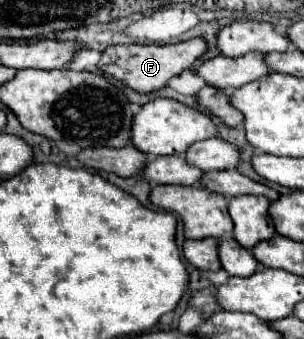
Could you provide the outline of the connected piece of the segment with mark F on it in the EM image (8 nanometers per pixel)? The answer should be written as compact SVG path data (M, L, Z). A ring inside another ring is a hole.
M195 37L175 45L113 45L107 47L101 55L99 69L105 75L111 75L139 93L151 93L163 89L173 77L191 69L191 65L207 51L207 41Z

